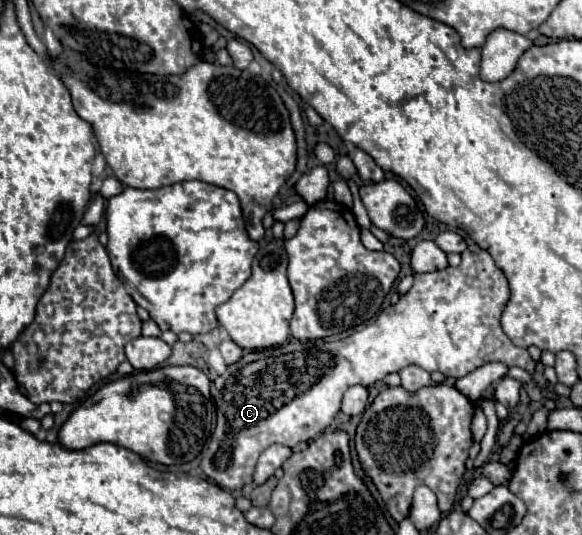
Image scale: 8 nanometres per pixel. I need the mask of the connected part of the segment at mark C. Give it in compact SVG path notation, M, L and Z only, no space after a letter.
M470 240L468 248L462 252L462 264L438 272L414 274L412 290L398 300L396 306L388 306L372 324L352 336L326 342L326 340L290 340L286 346L266 348L244 354L238 362L230 364L228 370L214 380L216 392L216 428L210 438L208 448L202 452L200 468L202 472L224 490L236 490L252 484L252 474L258 456L272 444L296 446L298 442L308 442L316 438L338 414L344 392L354 386L370 386L380 382L386 374L398 372L404 366L416 364L428 372L442 372L446 378L462 378L488 362L504 362L508 366L520 366L534 374L536 362L530 358L528 350L522 350L510 342L500 326L500 316L510 300L508 280L502 270L494 264L492 256Z

